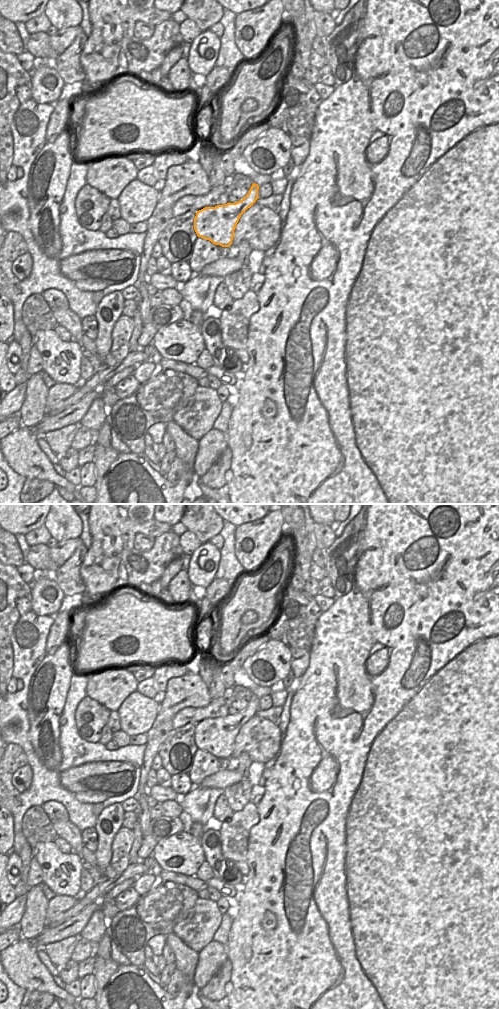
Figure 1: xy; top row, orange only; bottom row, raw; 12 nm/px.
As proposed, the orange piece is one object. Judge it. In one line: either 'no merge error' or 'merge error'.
no merge error

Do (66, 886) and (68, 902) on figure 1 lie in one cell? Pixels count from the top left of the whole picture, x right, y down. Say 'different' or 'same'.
different

